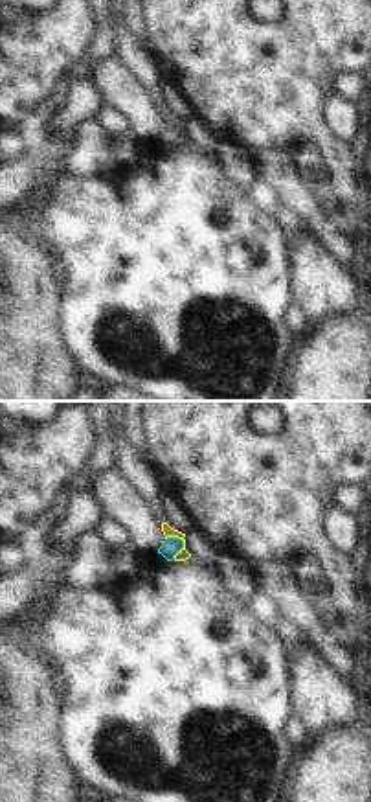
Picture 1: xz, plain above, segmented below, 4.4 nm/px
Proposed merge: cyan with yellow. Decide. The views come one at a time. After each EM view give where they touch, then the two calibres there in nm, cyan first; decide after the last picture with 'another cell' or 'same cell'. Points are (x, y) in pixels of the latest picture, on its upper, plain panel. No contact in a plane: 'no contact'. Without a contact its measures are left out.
meets cyan at (182, 131); 80 nm thick on the cyan side, 50 nm on the other

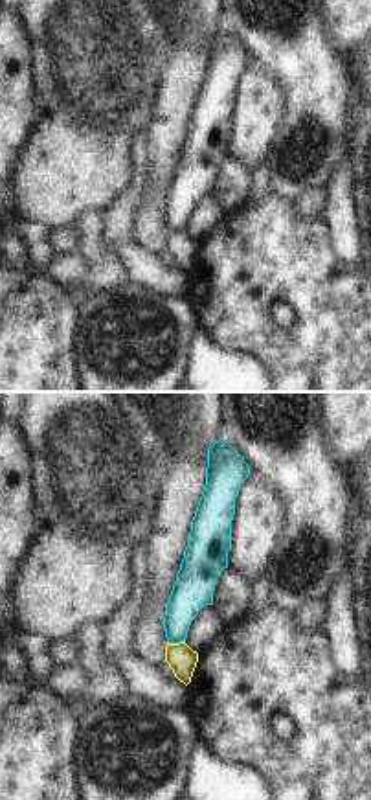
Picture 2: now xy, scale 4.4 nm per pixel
meets cyan at (177, 230); 180 nm thick on the cyan side, 120 nm on the other

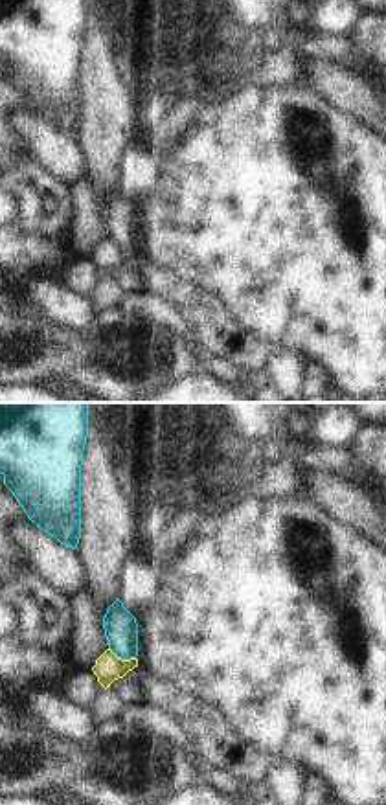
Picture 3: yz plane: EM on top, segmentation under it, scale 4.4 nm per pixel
meets cyan at (122, 247); 150 nm thick on the cyan side, 120 nm on the other

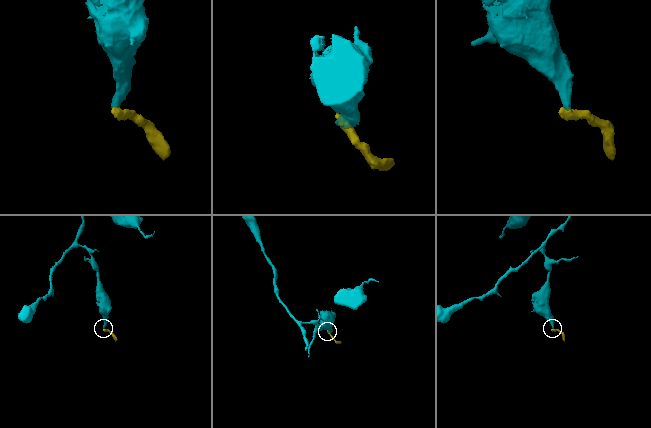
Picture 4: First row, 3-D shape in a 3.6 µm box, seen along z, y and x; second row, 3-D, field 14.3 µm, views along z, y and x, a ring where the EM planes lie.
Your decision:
another cell

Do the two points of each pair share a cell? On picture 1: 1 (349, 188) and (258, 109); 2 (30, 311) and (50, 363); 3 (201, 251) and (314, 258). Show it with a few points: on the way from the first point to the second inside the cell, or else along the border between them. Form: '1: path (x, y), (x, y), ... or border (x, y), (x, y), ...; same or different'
1: path (337, 160), (303, 124), (285, 111); same
2: path (30, 324), (30, 343), (37, 350); same
3: border (287, 243), (287, 282), (292, 298); different

